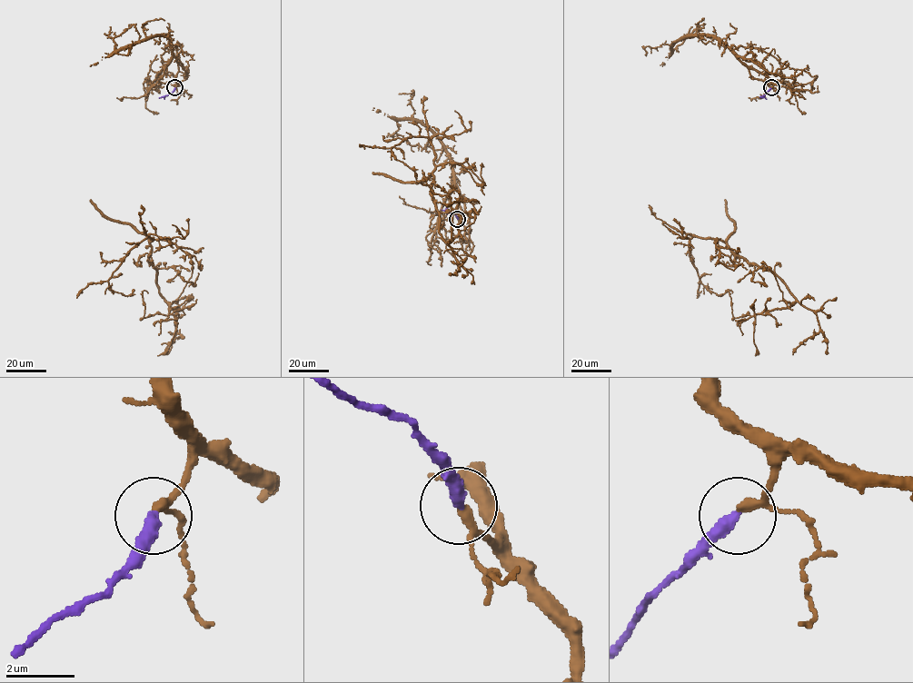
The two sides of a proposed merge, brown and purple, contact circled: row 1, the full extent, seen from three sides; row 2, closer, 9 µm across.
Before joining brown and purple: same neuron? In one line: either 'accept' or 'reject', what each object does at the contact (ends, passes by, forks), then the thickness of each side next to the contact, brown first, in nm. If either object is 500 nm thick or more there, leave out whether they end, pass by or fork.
accept; brown passes by; purple ends; calibres 190 and 360 nm

